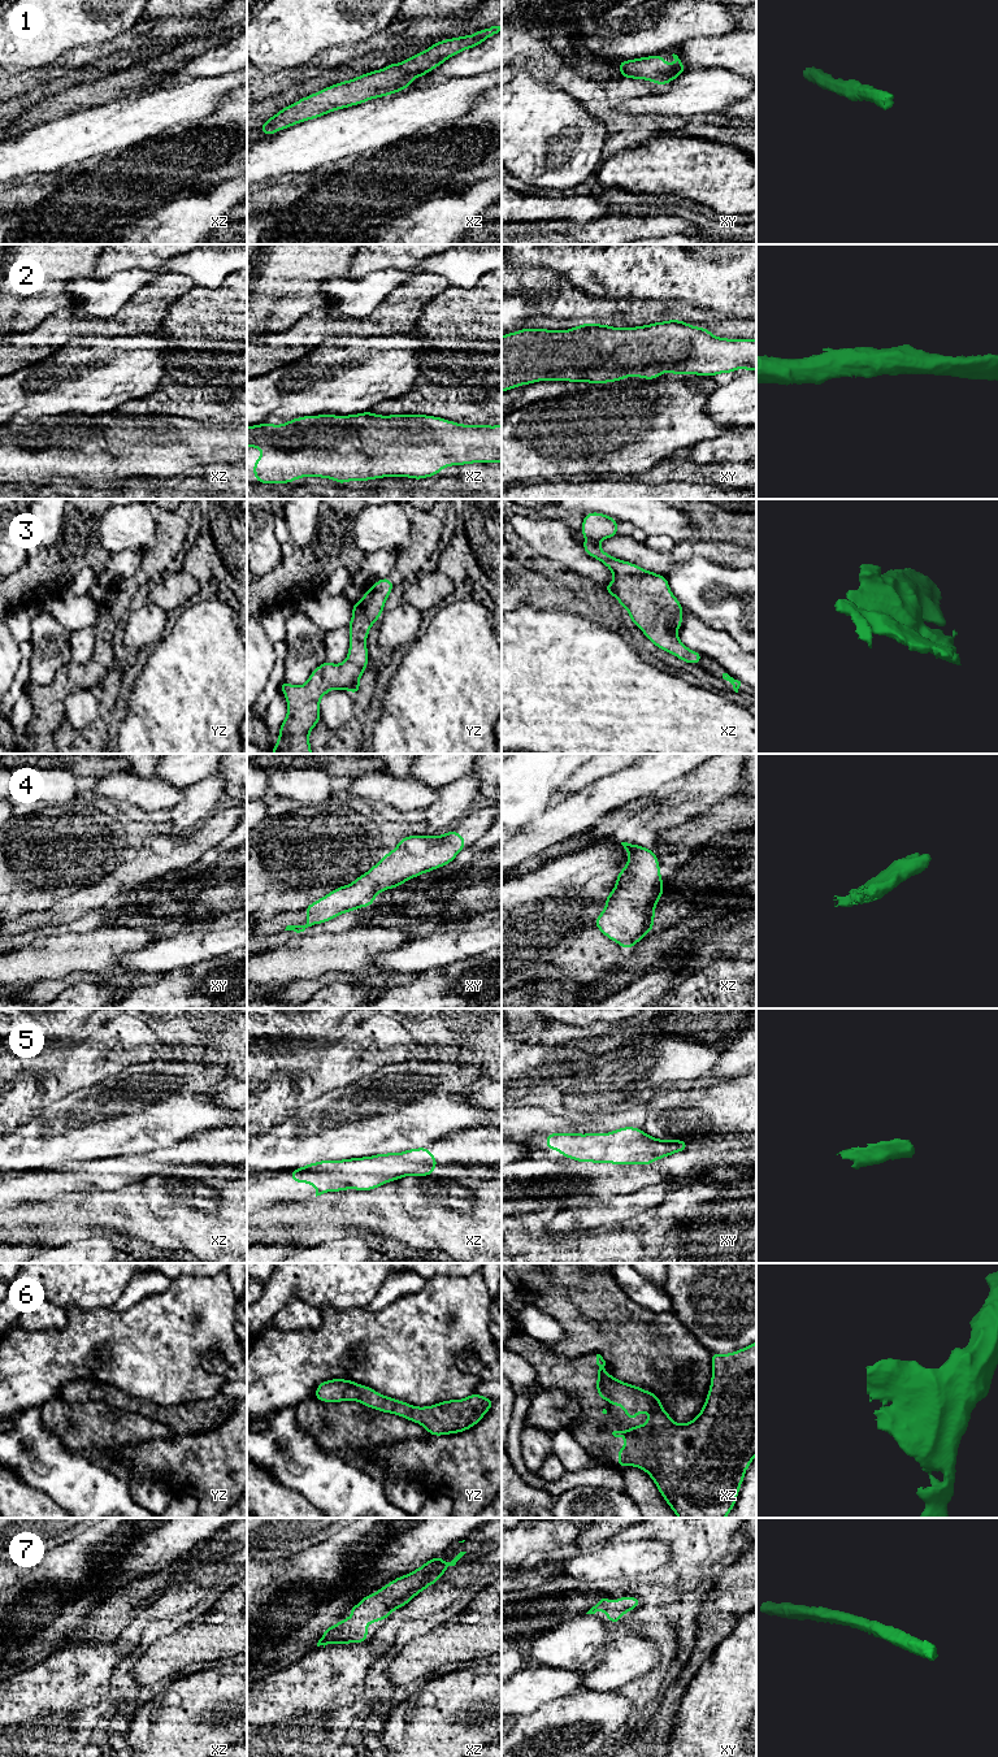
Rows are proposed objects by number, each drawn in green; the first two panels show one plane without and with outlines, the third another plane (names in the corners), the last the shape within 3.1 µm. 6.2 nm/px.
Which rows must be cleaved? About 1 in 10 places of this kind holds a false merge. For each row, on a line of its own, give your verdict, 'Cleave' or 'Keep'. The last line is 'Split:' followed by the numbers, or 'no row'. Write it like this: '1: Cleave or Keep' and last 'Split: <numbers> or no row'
1: Keep
2: Keep
3: Keep
4: Keep
5: Keep
6: Keep
7: Keep
Split: no row

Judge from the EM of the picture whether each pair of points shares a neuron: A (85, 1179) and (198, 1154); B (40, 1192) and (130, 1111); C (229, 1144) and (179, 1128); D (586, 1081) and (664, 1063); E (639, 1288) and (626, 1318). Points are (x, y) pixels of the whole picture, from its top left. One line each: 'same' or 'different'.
A: same
B: different
C: different
D: same
E: different

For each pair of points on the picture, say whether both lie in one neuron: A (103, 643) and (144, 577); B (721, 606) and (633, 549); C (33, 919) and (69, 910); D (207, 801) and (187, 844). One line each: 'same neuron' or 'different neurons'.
A: same neuron
B: different neurons
C: same neuron
D: different neurons

